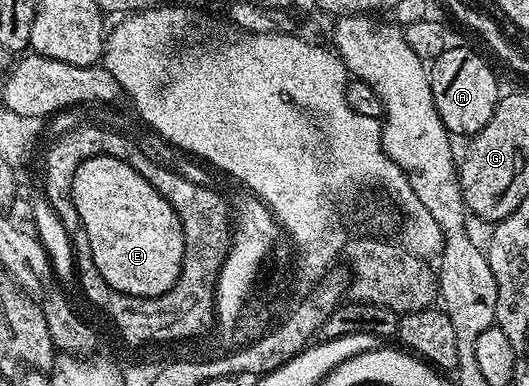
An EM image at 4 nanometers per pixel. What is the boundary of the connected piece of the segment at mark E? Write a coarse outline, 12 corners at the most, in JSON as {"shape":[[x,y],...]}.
{"shape":[[91,157],[70,202],[114,291],[158,297],[183,229],[134,165]]}

